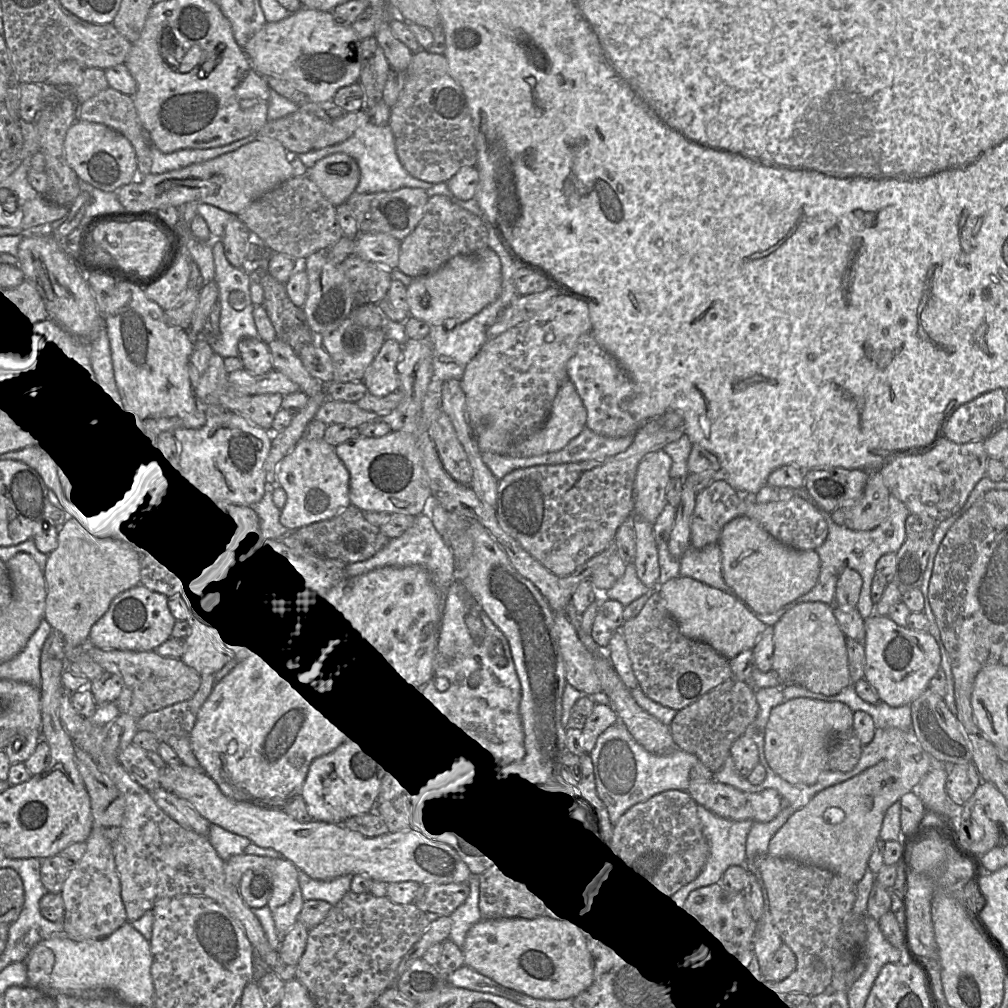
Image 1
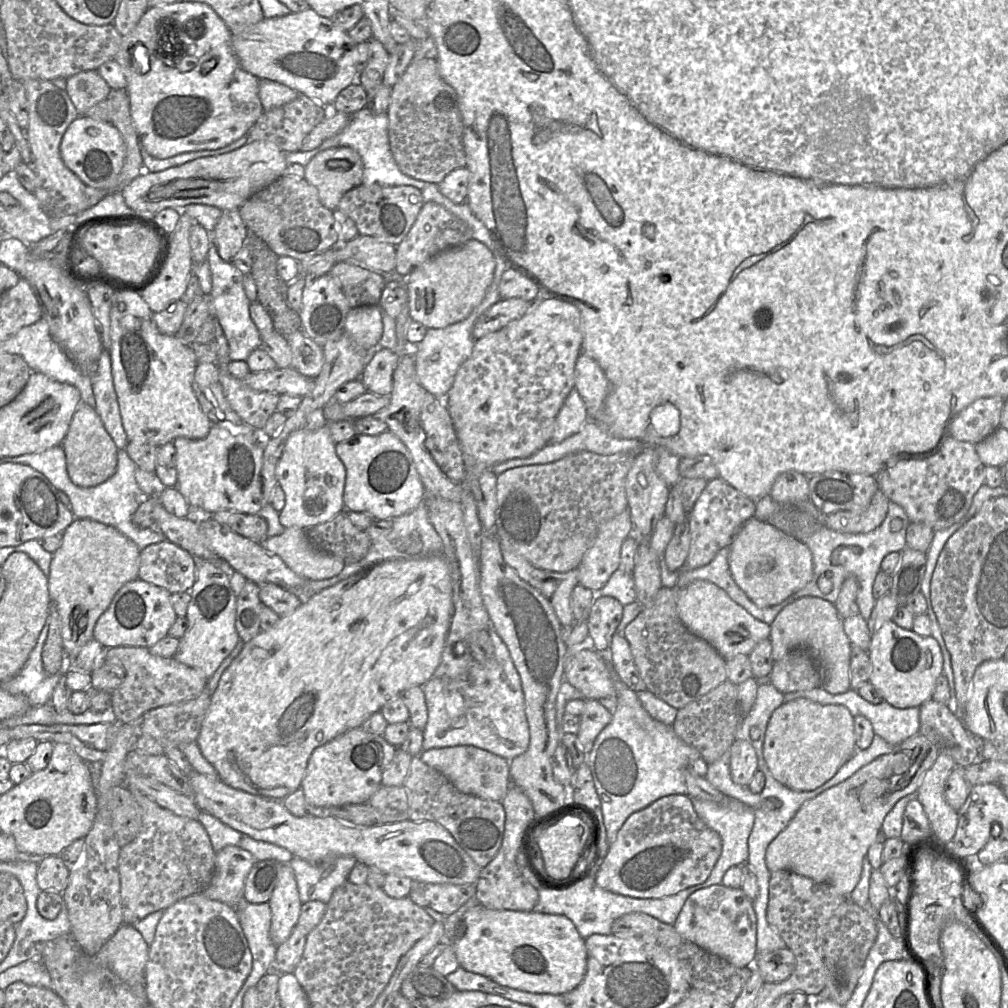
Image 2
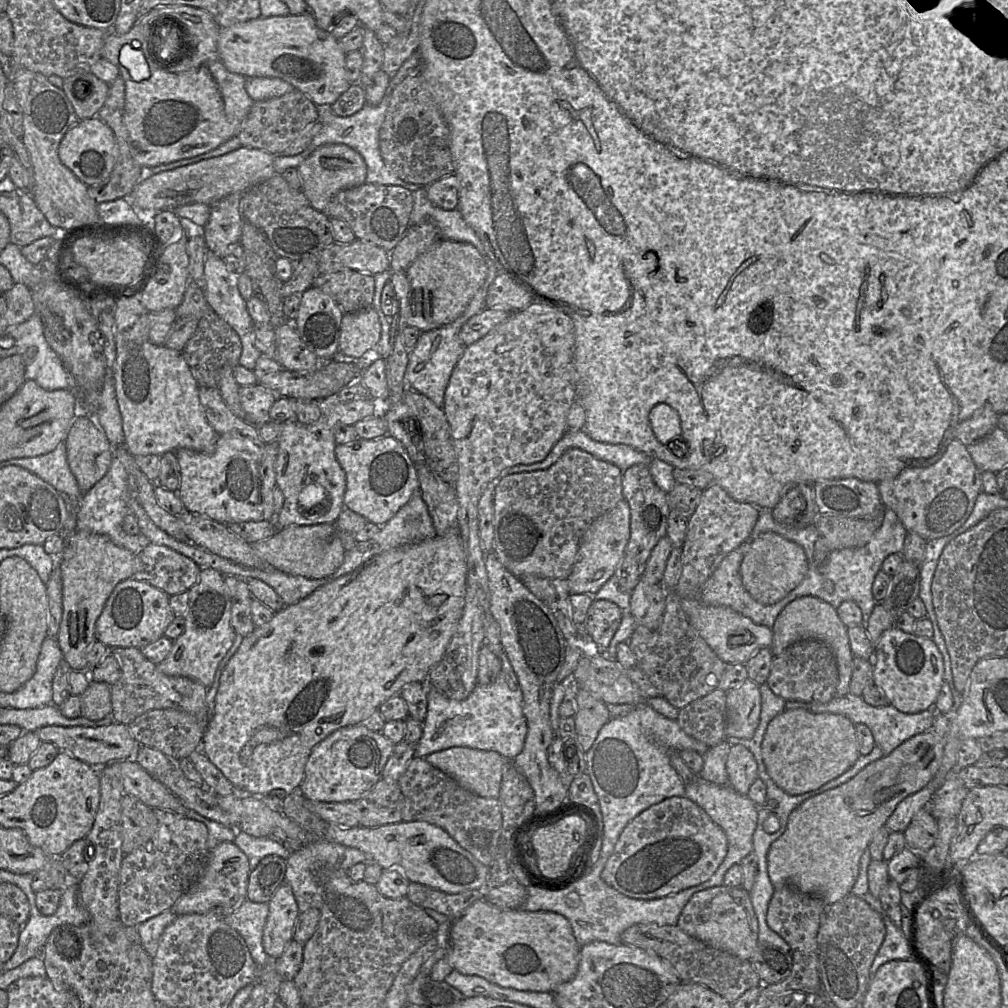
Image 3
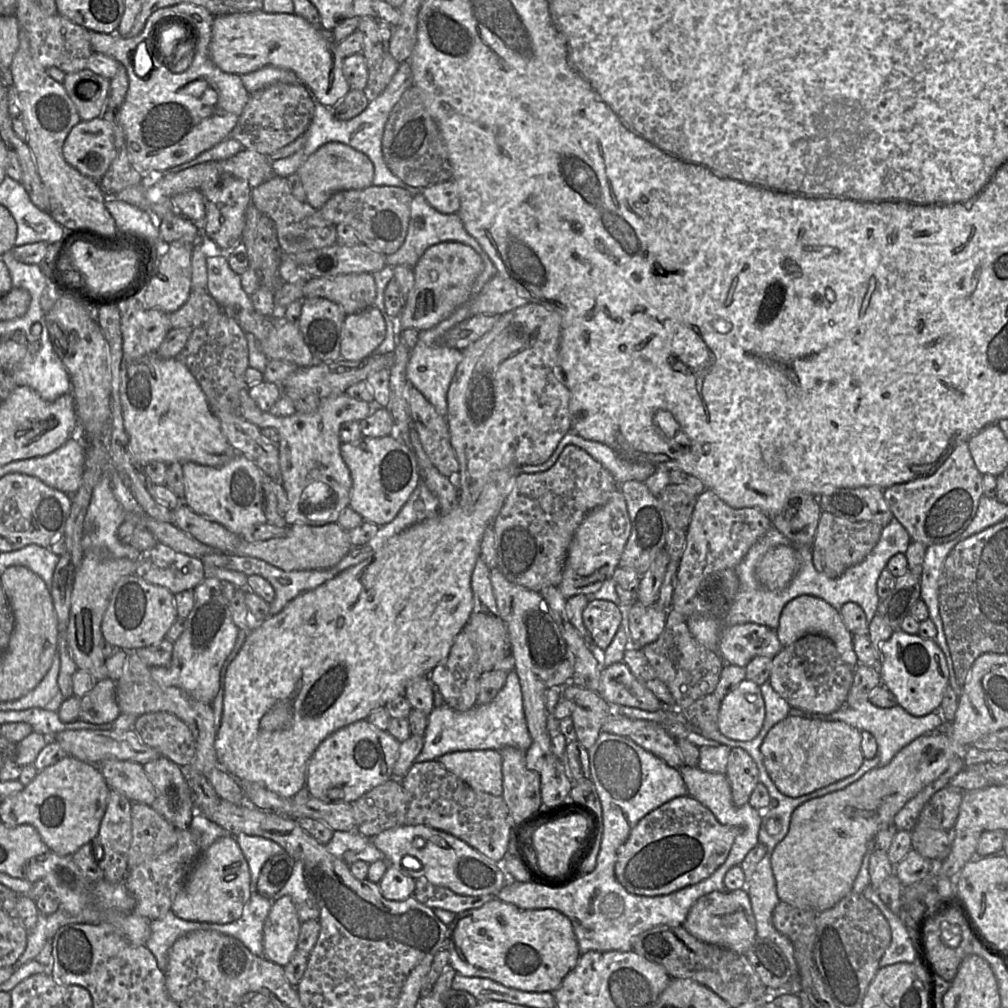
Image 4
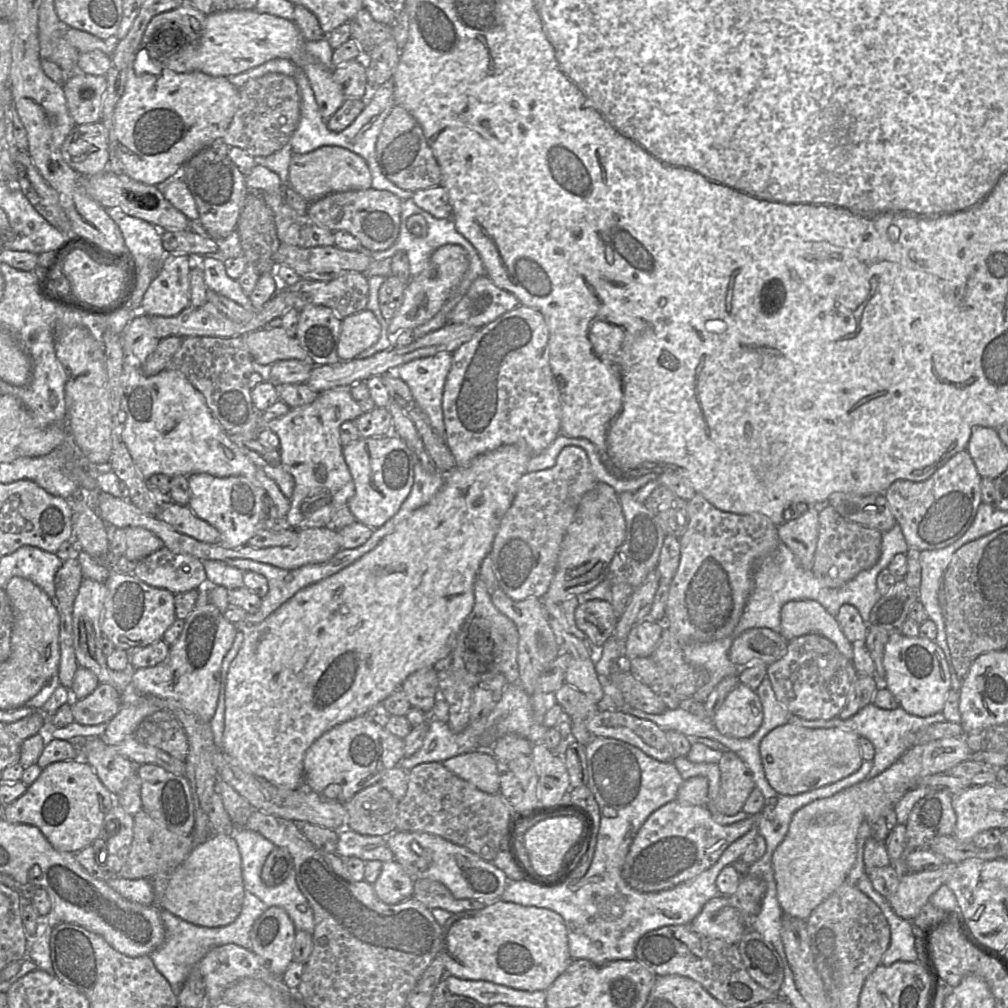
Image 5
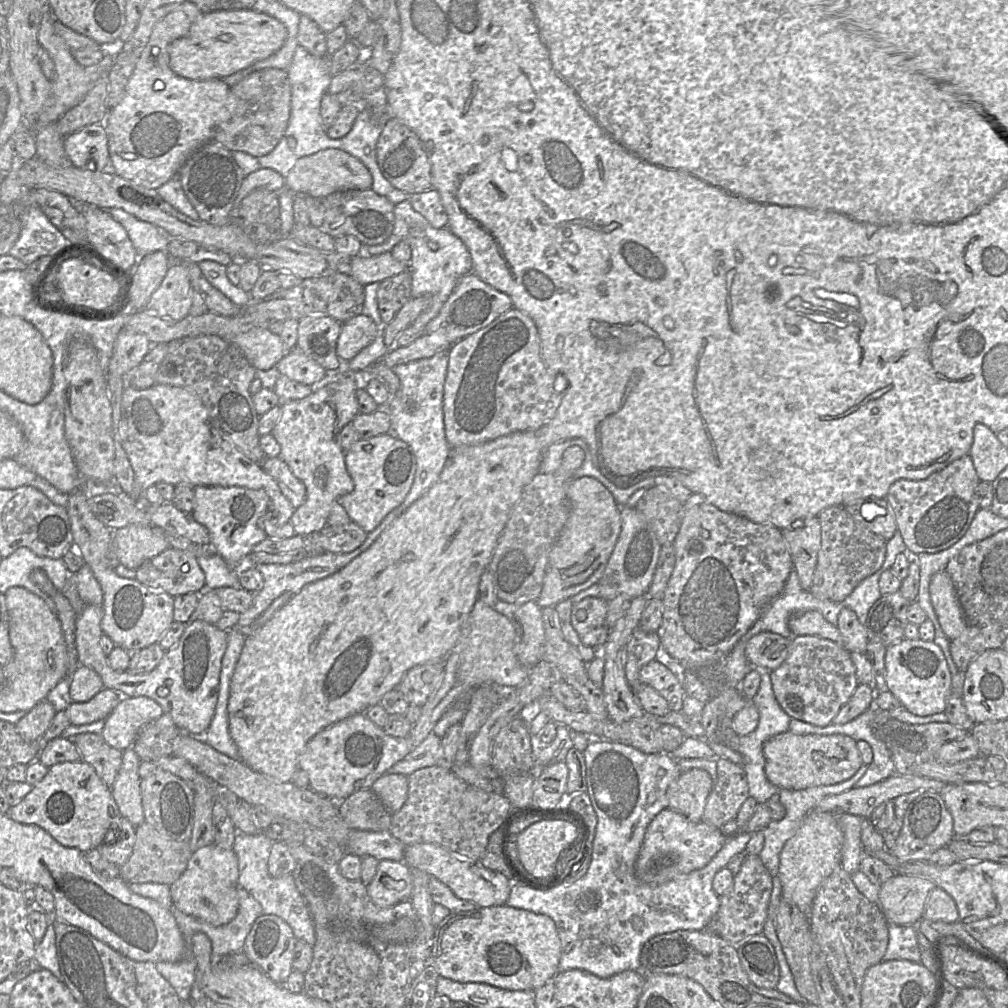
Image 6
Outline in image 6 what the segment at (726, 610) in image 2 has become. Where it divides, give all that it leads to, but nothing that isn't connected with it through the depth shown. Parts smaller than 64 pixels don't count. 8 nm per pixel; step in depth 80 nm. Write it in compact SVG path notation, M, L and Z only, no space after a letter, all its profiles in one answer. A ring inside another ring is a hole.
M764 631L747 642L745 655L752 667L760 670L774 670L786 660L790 649L790 638Z

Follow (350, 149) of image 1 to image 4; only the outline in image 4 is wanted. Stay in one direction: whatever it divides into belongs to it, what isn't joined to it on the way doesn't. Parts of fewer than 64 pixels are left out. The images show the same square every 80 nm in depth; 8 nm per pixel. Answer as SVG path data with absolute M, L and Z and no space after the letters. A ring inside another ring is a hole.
M402 62L386 88L377 97L372 97L368 102L367 107L357 116L350 120L339 120L334 117L332 110L323 106L312 96L314 103L314 114L310 125L305 131L305 142L303 147L292 154L291 156L270 160L272 171L274 175L284 177L287 179L293 173L296 173L298 168L307 160L307 158L314 153L320 146L328 142L339 142L346 144L355 150L358 150L365 154L373 164L374 176L372 184L374 186L394 186L402 188L410 193L411 196L415 196L423 188L416 188L405 184L398 177L393 175L388 169L383 159L381 150L381 141L383 131L387 119L395 106L395 104L401 98L403 92L412 85L412 73L408 62Z

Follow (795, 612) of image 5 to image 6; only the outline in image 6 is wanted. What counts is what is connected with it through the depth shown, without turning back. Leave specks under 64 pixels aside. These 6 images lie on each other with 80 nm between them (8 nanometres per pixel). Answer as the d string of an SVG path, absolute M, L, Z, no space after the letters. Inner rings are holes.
M817 610L793 614L789 618L788 626L793 636L813 635L843 645L838 627L829 623Z

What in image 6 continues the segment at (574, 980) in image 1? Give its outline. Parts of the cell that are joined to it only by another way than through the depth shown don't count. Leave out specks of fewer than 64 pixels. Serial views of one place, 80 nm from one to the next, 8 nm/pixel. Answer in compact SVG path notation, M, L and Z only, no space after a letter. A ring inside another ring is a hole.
M504 904L450 913L435 928L429 965L435 967L439 976L460 983L485 983L506 990L535 991L558 972L560 957L560 938L549 916Z

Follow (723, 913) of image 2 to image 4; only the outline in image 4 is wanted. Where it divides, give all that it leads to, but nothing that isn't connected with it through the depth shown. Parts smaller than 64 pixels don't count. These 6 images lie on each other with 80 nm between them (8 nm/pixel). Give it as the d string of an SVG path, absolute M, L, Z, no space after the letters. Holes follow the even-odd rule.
M713 891L700 897L691 907L682 926L697 939L739 954L747 952L756 935L756 921L747 891Z

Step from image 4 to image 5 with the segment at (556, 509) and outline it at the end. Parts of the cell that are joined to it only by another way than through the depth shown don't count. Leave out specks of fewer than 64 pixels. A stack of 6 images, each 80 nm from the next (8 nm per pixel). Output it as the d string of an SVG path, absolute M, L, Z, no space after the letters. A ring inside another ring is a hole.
M569 445L559 453L553 467L525 473L517 482L517 490L510 508L501 519L495 535L491 557L498 586L514 601L534 596L544 598L554 578L562 541L583 495L598 483L592 472L587 453L579 446Z

